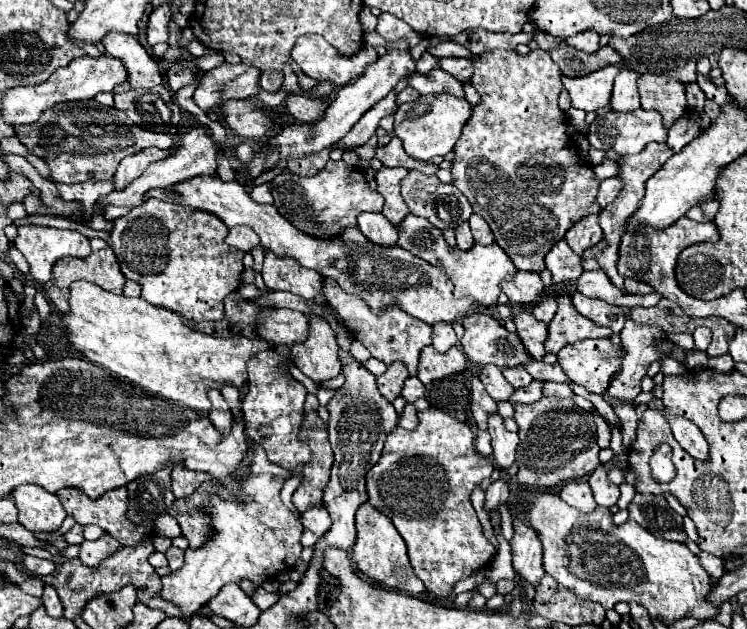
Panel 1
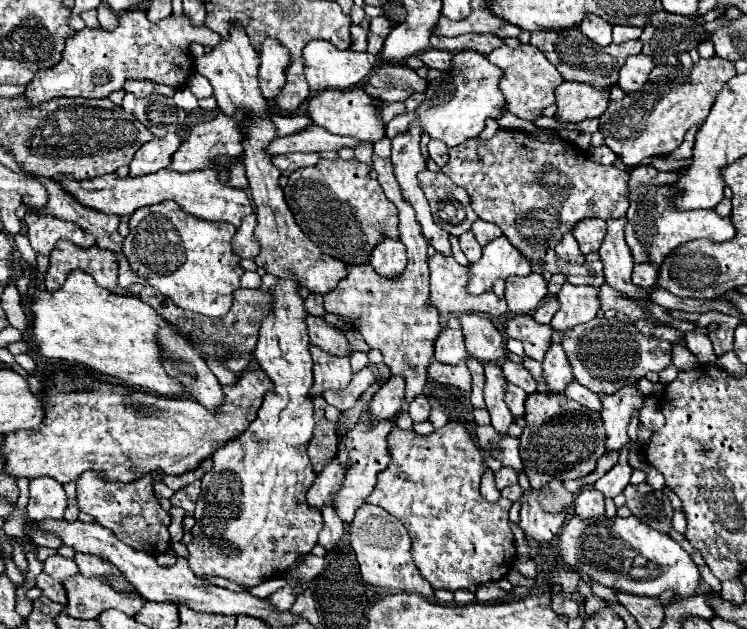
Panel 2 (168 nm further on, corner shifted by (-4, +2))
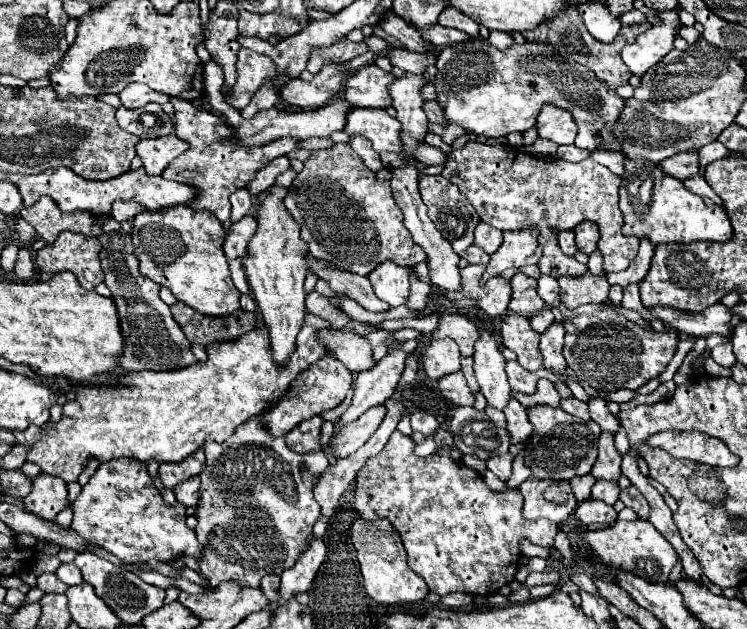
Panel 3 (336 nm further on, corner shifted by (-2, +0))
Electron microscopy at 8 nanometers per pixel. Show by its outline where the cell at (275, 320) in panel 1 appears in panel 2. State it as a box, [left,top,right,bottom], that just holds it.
[306,315,354,357]

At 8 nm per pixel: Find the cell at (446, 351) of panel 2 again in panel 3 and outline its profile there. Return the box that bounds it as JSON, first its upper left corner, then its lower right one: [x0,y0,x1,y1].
[422,339,460,379]

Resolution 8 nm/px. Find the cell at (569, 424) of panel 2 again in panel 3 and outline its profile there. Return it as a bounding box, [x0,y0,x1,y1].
[524,405,600,479]

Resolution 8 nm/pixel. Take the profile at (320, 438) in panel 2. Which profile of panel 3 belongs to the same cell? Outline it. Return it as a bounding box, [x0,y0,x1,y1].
[288,415,322,453]

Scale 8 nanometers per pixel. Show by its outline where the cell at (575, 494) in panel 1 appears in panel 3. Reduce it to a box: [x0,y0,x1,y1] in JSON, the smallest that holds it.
[574,499,616,525]

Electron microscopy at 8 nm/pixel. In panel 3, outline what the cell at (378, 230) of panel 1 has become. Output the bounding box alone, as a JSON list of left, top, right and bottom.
[368,261,410,307]

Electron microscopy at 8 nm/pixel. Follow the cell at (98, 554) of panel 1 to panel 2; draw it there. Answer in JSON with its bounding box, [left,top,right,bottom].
[74,553,138,595]

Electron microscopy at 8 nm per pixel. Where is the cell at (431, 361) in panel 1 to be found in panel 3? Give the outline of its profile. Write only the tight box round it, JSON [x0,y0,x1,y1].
[438,371,474,405]

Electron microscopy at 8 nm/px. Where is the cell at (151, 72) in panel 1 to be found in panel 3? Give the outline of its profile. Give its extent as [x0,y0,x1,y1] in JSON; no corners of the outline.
[120,82,170,109]

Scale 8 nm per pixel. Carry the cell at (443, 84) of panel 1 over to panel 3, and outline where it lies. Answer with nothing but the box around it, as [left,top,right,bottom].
[344,63,396,107]

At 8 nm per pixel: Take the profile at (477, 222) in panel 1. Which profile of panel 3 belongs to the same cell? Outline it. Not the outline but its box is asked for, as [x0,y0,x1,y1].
[474,223,502,253]

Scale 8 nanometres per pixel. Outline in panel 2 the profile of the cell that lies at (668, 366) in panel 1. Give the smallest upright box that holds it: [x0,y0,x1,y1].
[562,317,672,395]

